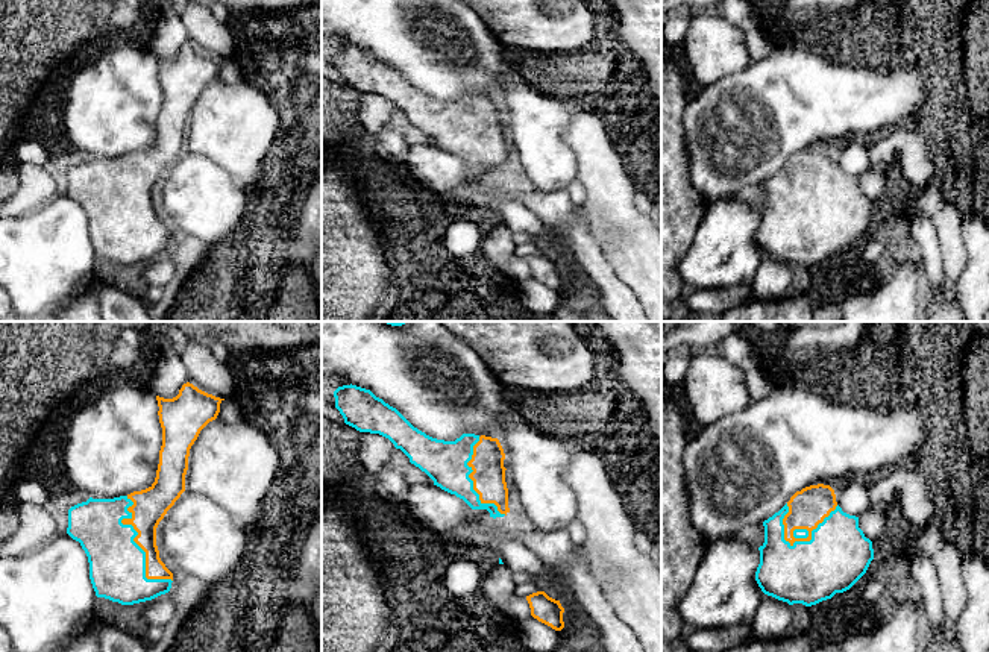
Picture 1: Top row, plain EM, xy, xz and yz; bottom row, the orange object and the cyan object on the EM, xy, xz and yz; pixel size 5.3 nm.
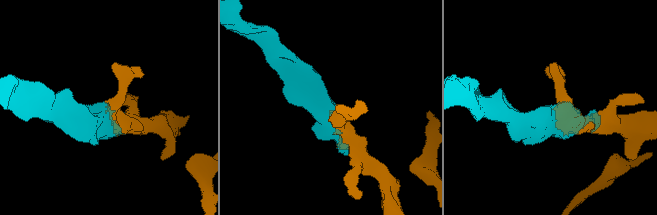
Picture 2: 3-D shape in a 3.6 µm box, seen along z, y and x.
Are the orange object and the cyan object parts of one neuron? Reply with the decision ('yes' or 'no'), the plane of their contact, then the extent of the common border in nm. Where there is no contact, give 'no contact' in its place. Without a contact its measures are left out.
yes; meets orange in yz; contact 340 nm long

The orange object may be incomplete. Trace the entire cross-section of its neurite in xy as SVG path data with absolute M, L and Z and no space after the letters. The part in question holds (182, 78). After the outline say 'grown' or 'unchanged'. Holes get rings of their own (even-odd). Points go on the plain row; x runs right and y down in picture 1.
M187 42L176 58L156 61L162 106L155 143L127 156L89 158L68 170L67 194L88 217L96 256L121 265L170 252L173 234L159 218L156 188L185 152L190 109L224 59Z | grown

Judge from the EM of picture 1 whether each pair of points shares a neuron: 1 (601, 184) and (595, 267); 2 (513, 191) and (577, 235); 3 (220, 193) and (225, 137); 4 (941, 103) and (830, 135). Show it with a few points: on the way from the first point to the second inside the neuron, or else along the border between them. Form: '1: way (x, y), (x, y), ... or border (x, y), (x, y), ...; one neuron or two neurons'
1: border (580, 210), (613, 273); two neurons
2: way (528, 196), (548, 206), (562, 220); one neuron
3: border (190, 150), (216, 162), (260, 162); two neurons
4: border (918, 73), (924, 87), (924, 102), (907, 125); two neurons

